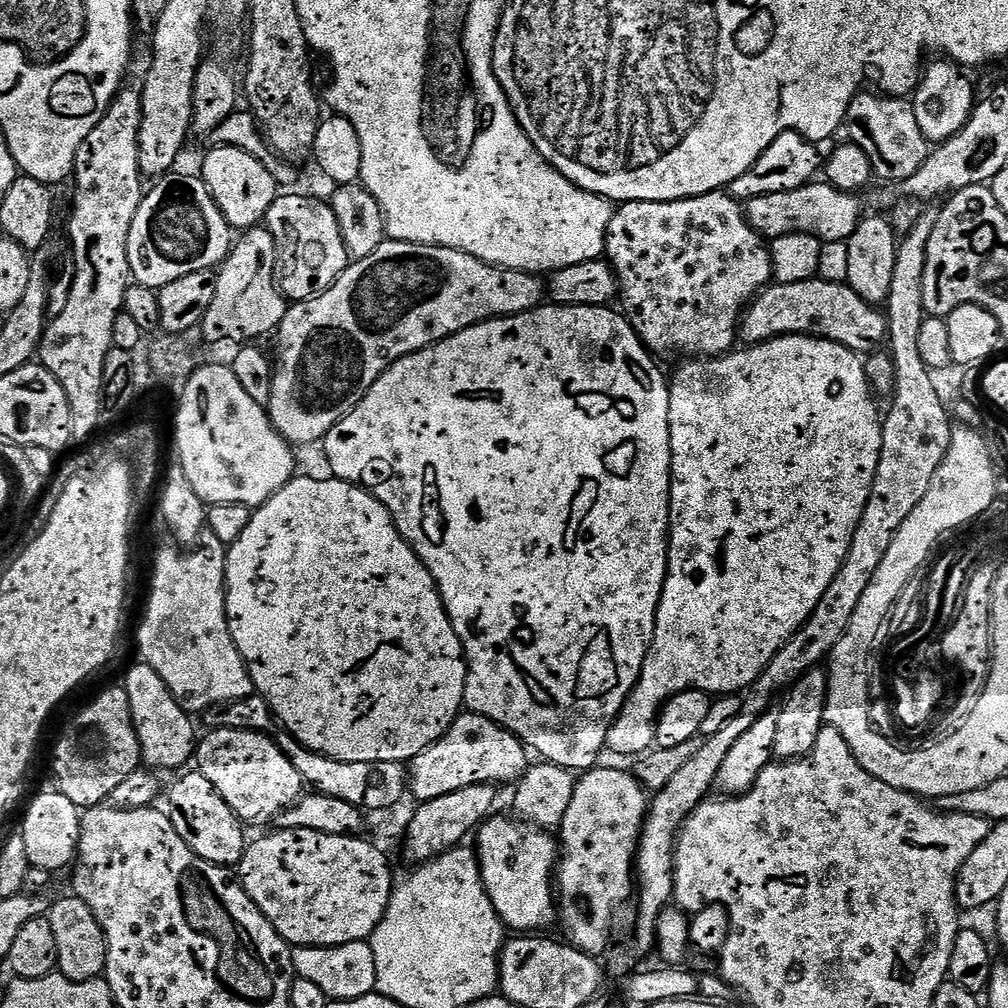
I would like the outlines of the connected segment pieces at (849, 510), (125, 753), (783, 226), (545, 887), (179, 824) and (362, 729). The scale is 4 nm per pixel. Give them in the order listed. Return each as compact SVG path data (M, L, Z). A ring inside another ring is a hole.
M776 336L772 340L766 340L762 344L753 344L745 347L743 350L745 352L733 350L715 358L685 359L681 363L684 365L677 370L676 377L671 377L670 380L668 393L670 394L670 446L672 447L672 489L670 490L672 518L668 533L668 573L664 579L664 589L660 595L660 605L656 611L654 638L644 659L640 677L608 731L606 748L609 753L612 751L616 756L632 756L631 758L636 758L645 751L644 724L648 724L648 726L655 725L656 719L660 717L660 710L663 708L664 703L670 698L674 698L674 694L685 692L691 688L697 688L698 691L709 694L740 694L759 678L762 670L766 670L770 658L774 658L774 654L778 654L778 650L782 650L782 646L786 646L786 642L804 625L806 618L810 618L810 614L814 614L814 606L818 606L818 602L822 599L822 594L826 594L826 589L830 587L830 582L834 582L834 574L838 574L838 570L842 570L842 562L850 550L850 542L854 538L854 530L858 530L858 522L862 518L862 510L866 510L866 502L870 498L870 490L874 486L874 474L878 470L878 458L882 450L882 412L881 409L876 409L876 404L872 401L874 393L866 378L863 357L857 352L850 351L848 347L835 344L829 340L819 340L816 336Z
M122 686L108 688L101 696L96 696L80 713L76 720L68 724L68 729L60 736L60 741L56 744L56 749L52 752L52 768L56 771L55 787L70 802L74 802L77 808L87 810L94 808L98 804L105 803L111 797L113 790L119 786L125 778L130 778L134 770L141 767L142 757L140 754L140 743L136 727L132 721L132 711L126 690Z
M813 182L798 190L755 196L746 201L743 210L749 226L768 242L797 234L815 236L821 242L848 242L855 237L852 235L864 216L864 204L860 198L857 193L843 192L833 184Z
M493 815L475 833L474 851L480 861L480 877L486 894L498 910L500 921L516 934L536 934L558 920L554 899L554 873L558 844L551 831L519 818Z
M191 771L180 774L185 774L185 776L178 777L169 792L167 789L166 811L170 822L174 822L174 830L178 830L182 842L186 842L186 846L190 846L190 850L194 850L194 854L198 854L198 858L216 864L219 868L231 869L233 866L239 865L244 856L245 825L234 814L234 810L230 810L230 806L226 806L222 794L218 794L218 790L214 790L213 784L200 771Z
M297 475L278 494L265 504L259 505L250 518L250 526L238 537L238 542L227 545L224 558L224 597L228 611L230 634L238 654L242 654L244 665L252 679L253 689L266 698L273 713L288 733L304 748L338 762L411 762L422 750L426 750L446 730L464 708L464 691L468 677L468 665L464 658L464 647L454 634L454 626L444 609L440 592L436 589L430 570L414 554L412 547L404 541L402 534L390 518L390 510L378 502L359 484L345 480L327 478L315 480L312 476Z

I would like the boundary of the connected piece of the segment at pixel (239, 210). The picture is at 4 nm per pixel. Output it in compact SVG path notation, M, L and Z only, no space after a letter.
M212 146L209 149L204 156L202 179L218 210L222 210L226 222L233 230L257 227L267 217L270 206L277 198L276 179L258 158L254 158L254 154L246 154L246 150L238 150L234 146Z

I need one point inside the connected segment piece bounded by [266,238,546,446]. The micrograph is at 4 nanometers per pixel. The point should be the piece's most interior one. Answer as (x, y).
(406, 296)

